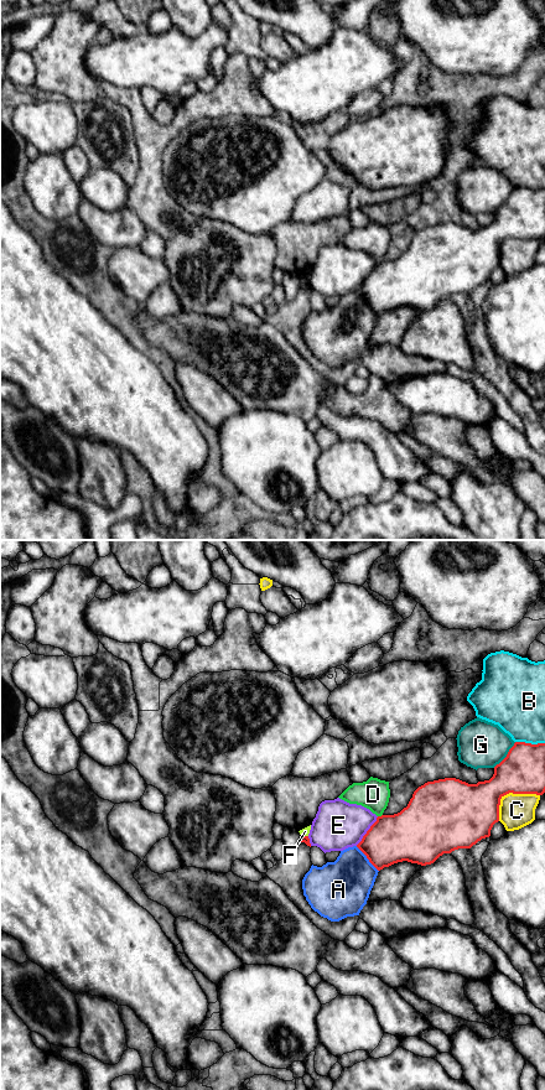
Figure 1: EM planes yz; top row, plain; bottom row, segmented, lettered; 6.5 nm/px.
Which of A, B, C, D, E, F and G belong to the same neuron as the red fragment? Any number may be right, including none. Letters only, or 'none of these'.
none of these

